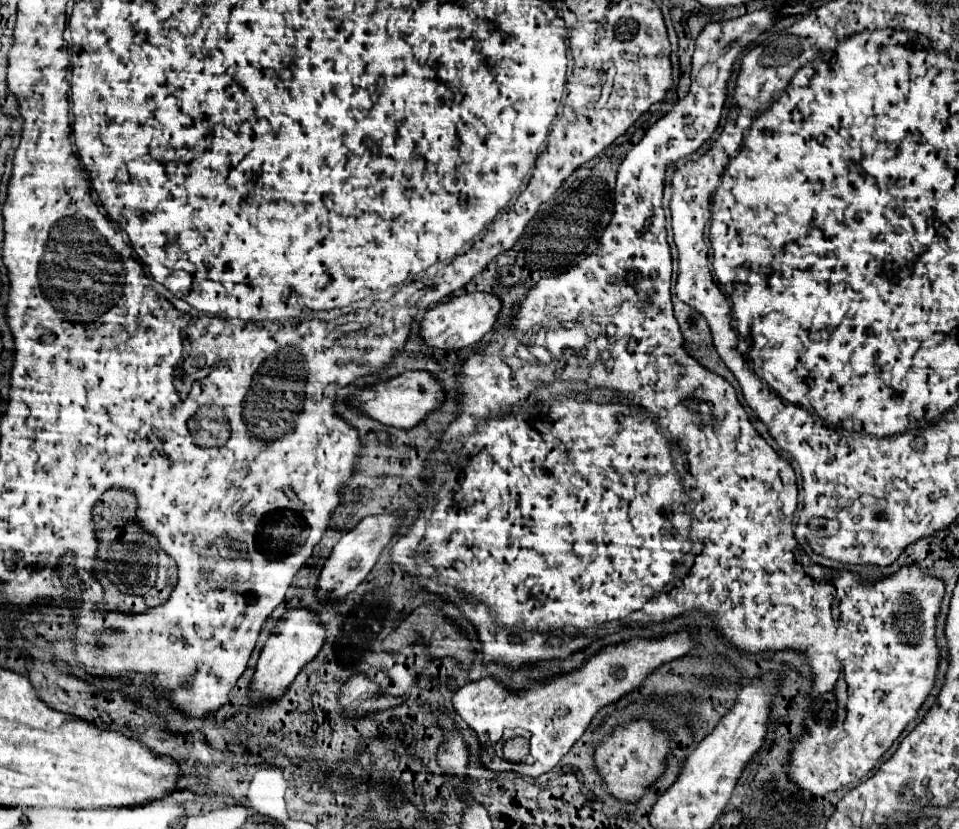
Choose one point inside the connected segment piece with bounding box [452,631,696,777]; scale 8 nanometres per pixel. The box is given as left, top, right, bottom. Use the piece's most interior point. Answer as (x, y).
(556, 713)

